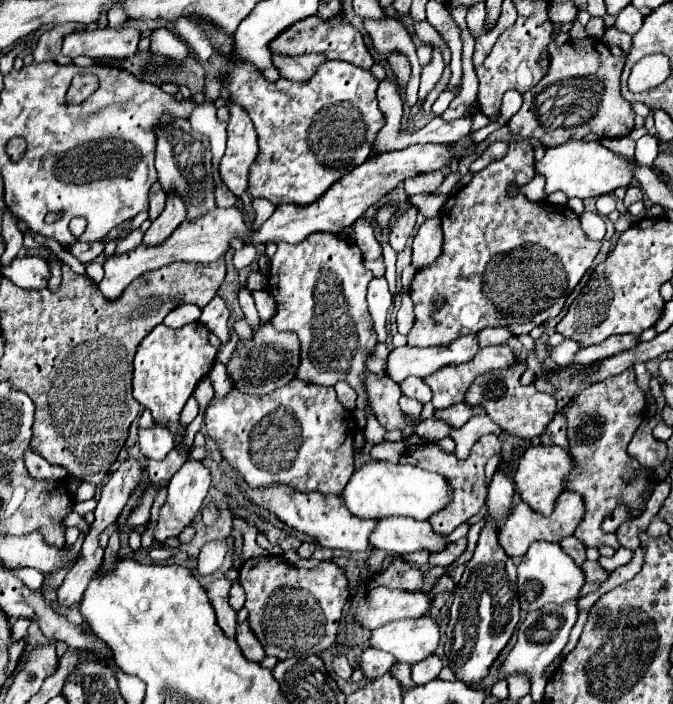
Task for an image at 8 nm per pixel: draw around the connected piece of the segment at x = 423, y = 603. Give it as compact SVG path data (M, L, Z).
M375 588L369 590L365 600L357 606L355 610L355 620L369 630L381 628L387 622L395 622L395 620L405 620L405 618L417 618L417 616L425 616L431 610L431 600L429 596L421 596L421 592L403 592L403 590L389 590L389 588Z

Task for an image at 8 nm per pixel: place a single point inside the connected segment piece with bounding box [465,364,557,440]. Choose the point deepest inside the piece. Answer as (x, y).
(521, 410)

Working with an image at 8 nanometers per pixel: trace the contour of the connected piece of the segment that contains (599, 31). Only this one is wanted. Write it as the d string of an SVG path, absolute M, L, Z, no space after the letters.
M591 18L591 20L587 22L585 30L587 30L587 34L593 36L593 38L603 38L603 34L605 34L607 28L605 28L605 22L603 22L601 18Z

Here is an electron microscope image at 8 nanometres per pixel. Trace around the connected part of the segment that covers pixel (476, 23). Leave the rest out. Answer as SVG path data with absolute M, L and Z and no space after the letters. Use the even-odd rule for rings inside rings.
M477 2L473 6L469 6L469 12L467 12L467 26L469 26L469 32L473 34L473 38L481 38L483 34L487 34L491 28L487 26L487 6L485 2Z

